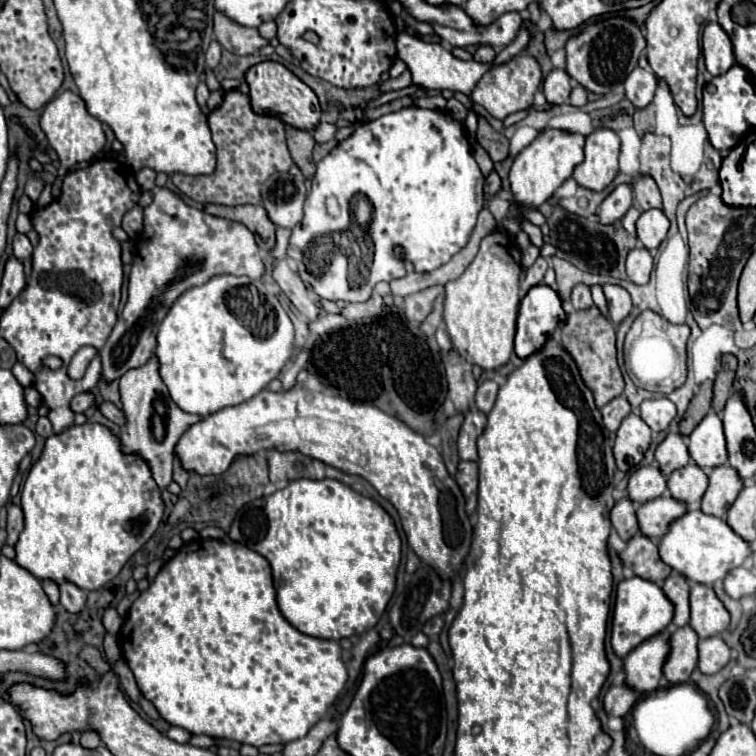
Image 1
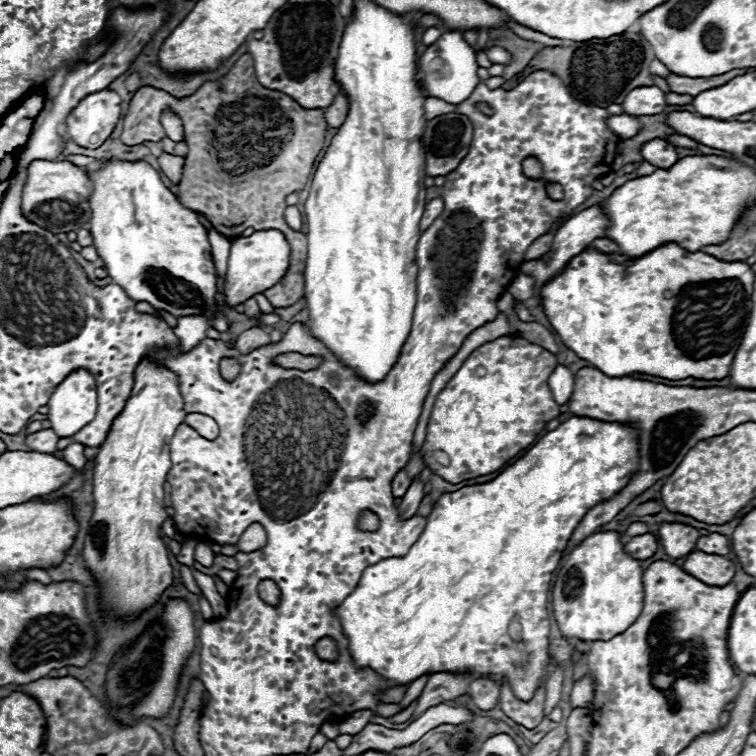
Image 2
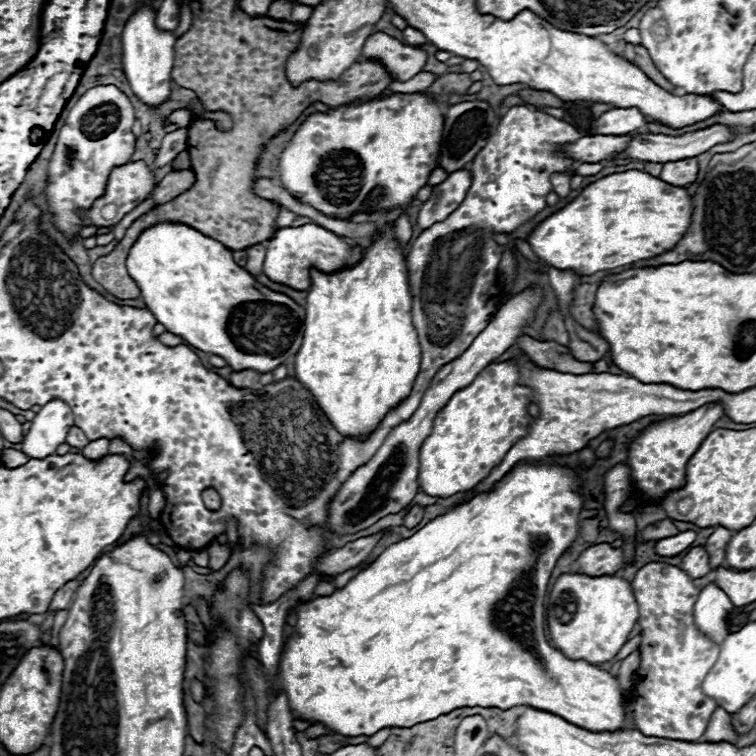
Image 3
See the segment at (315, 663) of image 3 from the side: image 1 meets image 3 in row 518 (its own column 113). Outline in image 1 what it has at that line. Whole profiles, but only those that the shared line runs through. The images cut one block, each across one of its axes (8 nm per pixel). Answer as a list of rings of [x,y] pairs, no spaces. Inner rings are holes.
[[[86,422],[86,424],[80,424],[80,426],[70,426],[64,432],[46,438],[46,444],[44,444],[44,450],[42,450],[38,462],[28,472],[28,478],[26,478],[24,488],[22,488],[22,510],[24,510],[26,526],[24,526],[24,530],[20,534],[20,540],[16,544],[16,558],[14,560],[16,560],[16,564],[20,564],[28,572],[32,572],[38,580],[52,578],[56,584],[60,584],[64,580],[70,580],[76,586],[80,586],[82,590],[98,590],[106,582],[110,582],[112,578],[116,578],[118,572],[122,570],[122,566],[130,560],[130,556],[136,554],[152,538],[152,534],[158,530],[158,526],[162,522],[164,508],[166,506],[164,506],[160,488],[158,488],[158,484],[154,482],[154,478],[150,474],[148,462],[144,458],[140,458],[140,454],[124,454],[120,438],[116,434],[112,434],[112,430],[106,428],[106,426],[102,426],[102,424]]]

